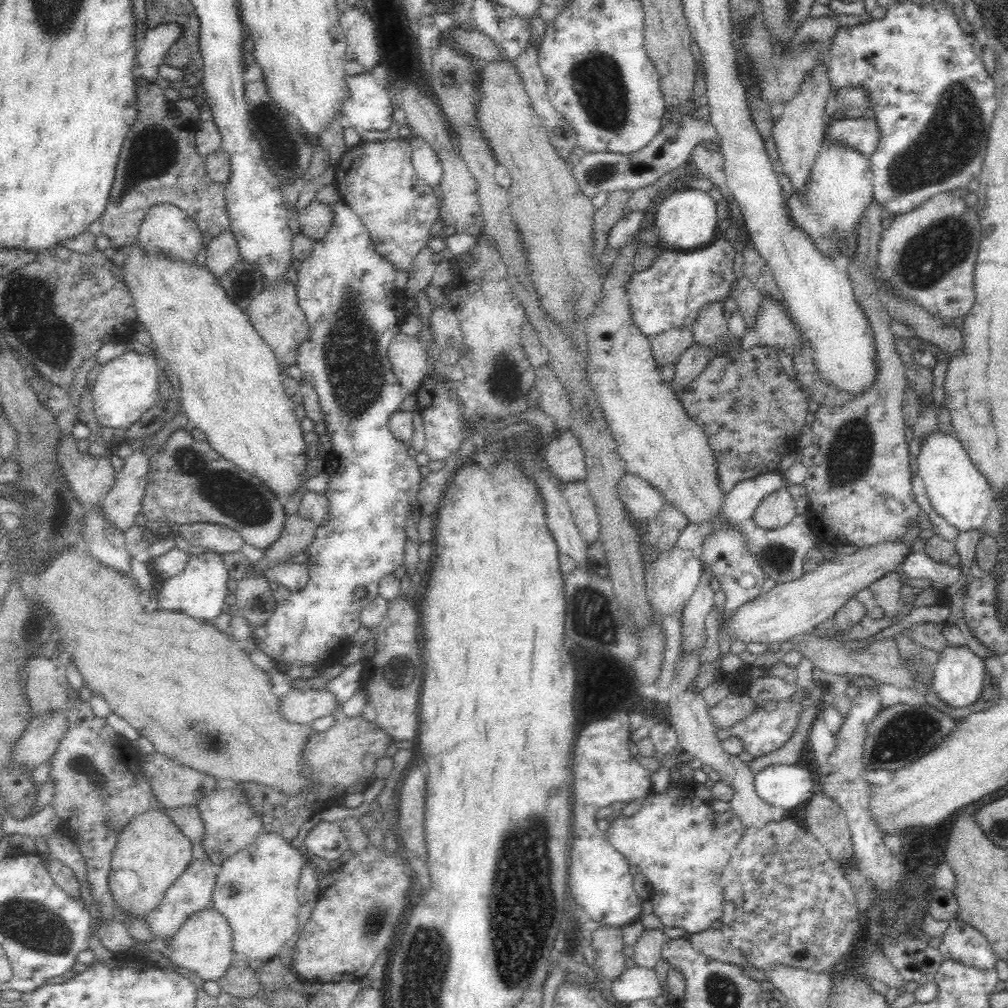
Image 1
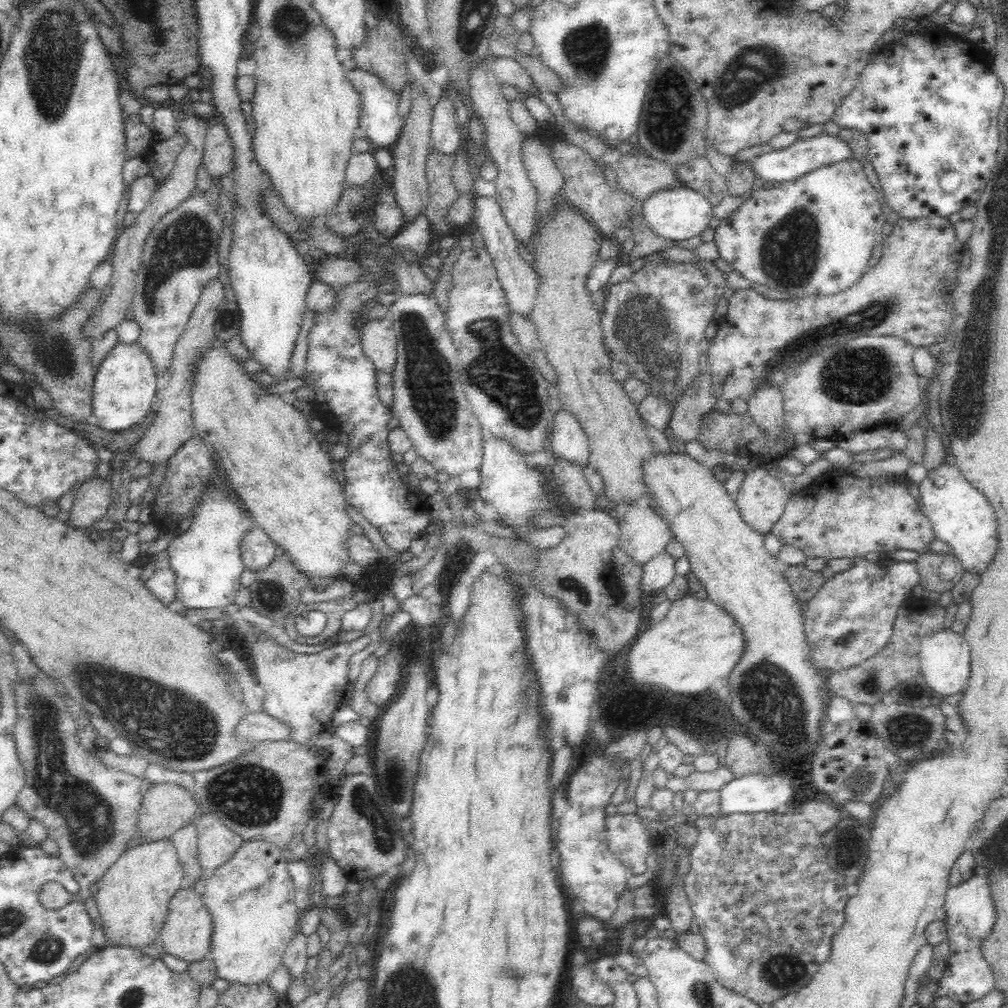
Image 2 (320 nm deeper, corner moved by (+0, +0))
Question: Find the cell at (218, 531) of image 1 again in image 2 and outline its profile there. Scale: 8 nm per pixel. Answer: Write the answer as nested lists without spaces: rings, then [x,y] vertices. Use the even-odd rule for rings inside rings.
[[[258,526],[252,527],[242,539],[241,556],[243,568],[246,570],[258,572],[268,568],[278,553],[276,544]]]

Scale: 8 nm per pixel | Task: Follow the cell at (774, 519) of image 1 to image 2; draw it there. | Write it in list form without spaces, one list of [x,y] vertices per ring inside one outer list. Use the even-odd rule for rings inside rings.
[[[756,466],[745,473],[734,503],[744,522],[765,535],[782,516],[790,492],[789,487],[772,476],[768,468]]]

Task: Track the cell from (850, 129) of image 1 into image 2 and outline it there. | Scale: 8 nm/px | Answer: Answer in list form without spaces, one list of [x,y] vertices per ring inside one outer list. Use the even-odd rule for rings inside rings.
[[[820,133],[812,138],[800,139],[791,146],[773,152],[763,152],[747,162],[750,169],[754,171],[754,178],[760,178],[767,183],[779,185],[783,182],[800,178],[813,170],[822,168],[840,162],[845,159],[851,159],[850,148],[843,142],[839,136],[829,136],[826,133]]]

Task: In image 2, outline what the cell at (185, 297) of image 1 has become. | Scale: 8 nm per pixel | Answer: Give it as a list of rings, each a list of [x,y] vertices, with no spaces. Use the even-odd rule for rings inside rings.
[[[216,340],[211,349],[207,350],[207,353],[203,354],[200,364],[198,364],[198,372],[196,372],[196,376],[193,378],[192,410],[195,426],[194,432],[206,443],[214,447],[215,456],[221,460],[221,465],[224,467],[225,474],[227,474],[230,487],[239,495],[240,501],[246,506],[256,526],[264,530],[264,533],[276,544],[278,551],[286,551],[286,554],[288,554],[290,561],[294,563],[294,567],[298,572],[306,574],[309,579],[328,577],[332,581],[342,580],[346,577],[343,569],[352,561],[349,556],[349,550],[347,549],[347,542],[351,535],[350,527],[352,519],[346,508],[348,502],[343,491],[343,486],[338,483],[338,480],[334,476],[334,471],[330,467],[333,459],[324,449],[321,449],[320,441],[316,438],[317,433],[312,432],[302,412],[298,411],[294,404],[284,402],[280,396],[266,393],[258,382],[252,381],[251,374],[248,374],[248,372],[245,374],[242,371],[240,365],[241,362],[239,360],[234,359],[228,351],[224,351],[224,343],[218,340]]]

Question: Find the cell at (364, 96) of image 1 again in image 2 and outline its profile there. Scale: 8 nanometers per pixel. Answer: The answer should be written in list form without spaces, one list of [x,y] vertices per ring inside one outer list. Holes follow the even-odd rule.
[[[354,68],[345,72],[348,82],[353,84],[361,101],[361,114],[359,128],[366,133],[372,144],[388,146],[393,144],[402,131],[405,118],[399,114],[399,94],[388,87],[380,76],[372,74],[368,70]]]

